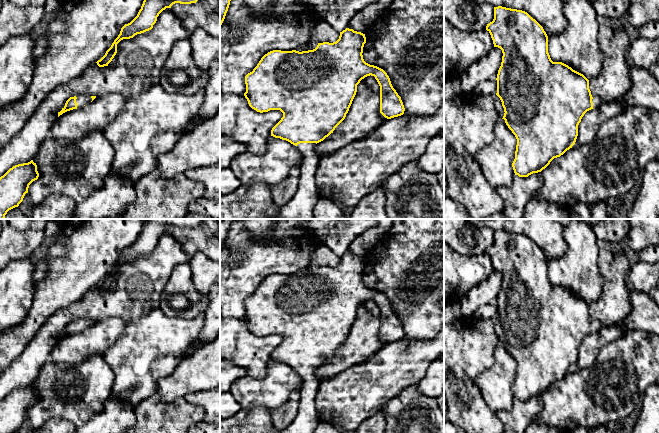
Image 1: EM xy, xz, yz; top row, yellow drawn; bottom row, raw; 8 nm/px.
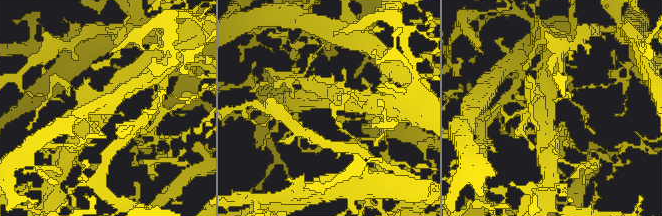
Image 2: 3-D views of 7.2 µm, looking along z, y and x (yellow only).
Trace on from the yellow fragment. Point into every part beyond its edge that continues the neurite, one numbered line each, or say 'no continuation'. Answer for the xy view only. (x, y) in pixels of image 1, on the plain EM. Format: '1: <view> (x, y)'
1: xy (82, 323)

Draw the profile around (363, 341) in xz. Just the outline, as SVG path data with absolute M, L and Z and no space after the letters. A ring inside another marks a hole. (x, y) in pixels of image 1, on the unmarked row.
M367 300L357 309L357 316L345 343L323 365L315 370L315 377L330 379L356 364L361 364L380 351L387 342L380 337L380 310L374 300Z

